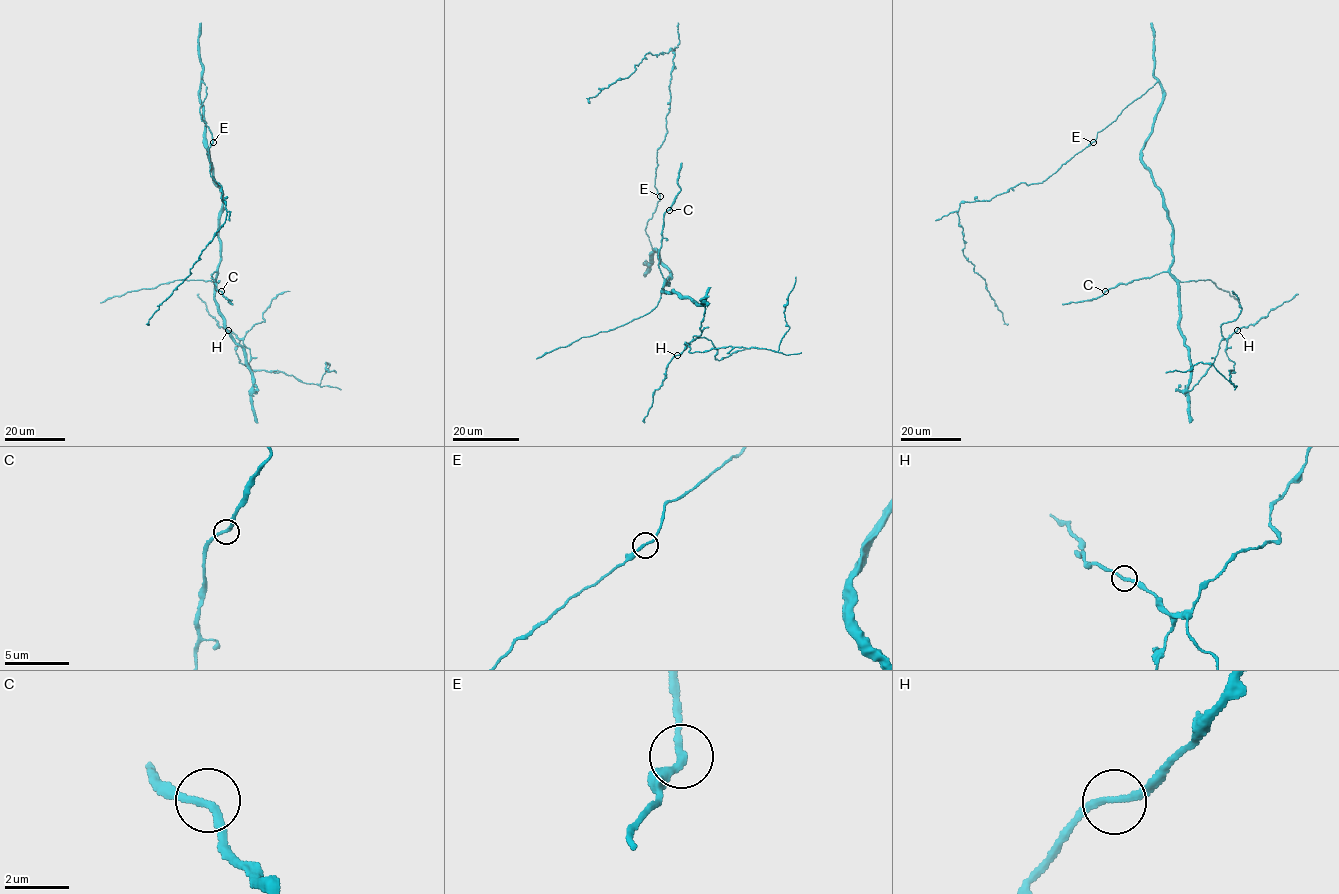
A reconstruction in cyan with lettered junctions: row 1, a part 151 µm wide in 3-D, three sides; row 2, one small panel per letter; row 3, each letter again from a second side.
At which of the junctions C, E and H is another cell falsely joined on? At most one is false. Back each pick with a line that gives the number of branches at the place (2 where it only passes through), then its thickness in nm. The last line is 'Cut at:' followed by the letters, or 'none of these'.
E: branches 2; calibre 220 nm
Cut at: E

